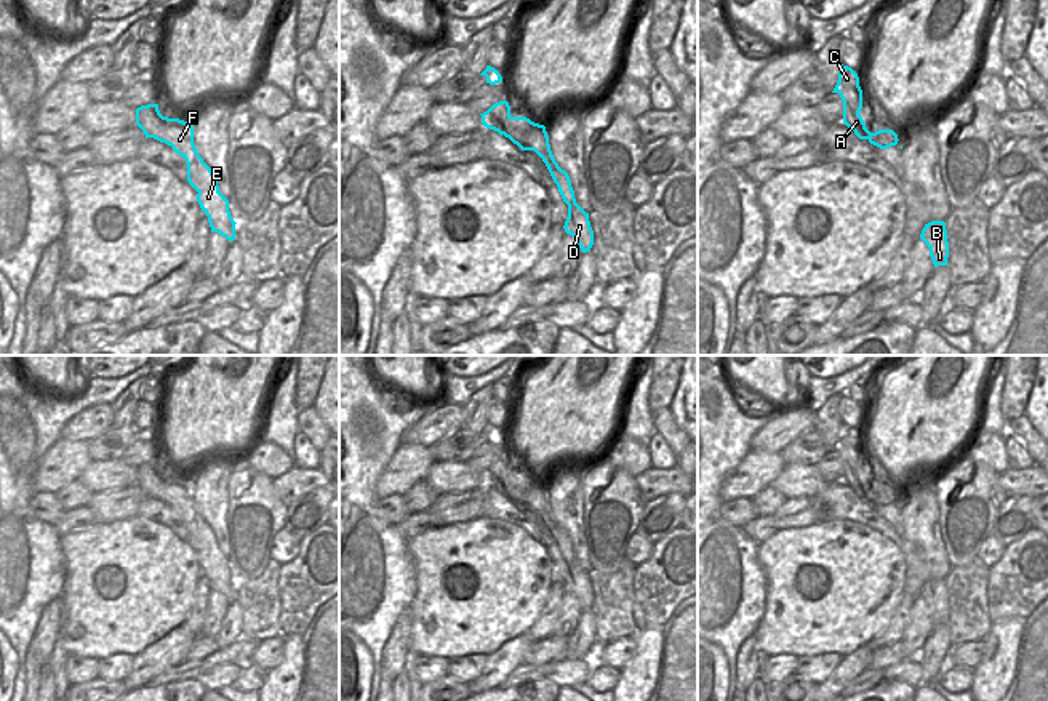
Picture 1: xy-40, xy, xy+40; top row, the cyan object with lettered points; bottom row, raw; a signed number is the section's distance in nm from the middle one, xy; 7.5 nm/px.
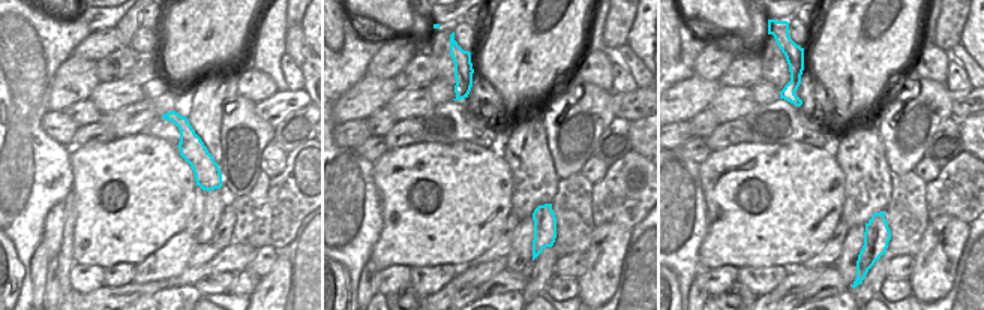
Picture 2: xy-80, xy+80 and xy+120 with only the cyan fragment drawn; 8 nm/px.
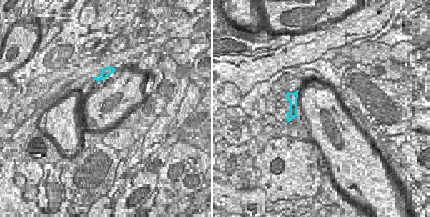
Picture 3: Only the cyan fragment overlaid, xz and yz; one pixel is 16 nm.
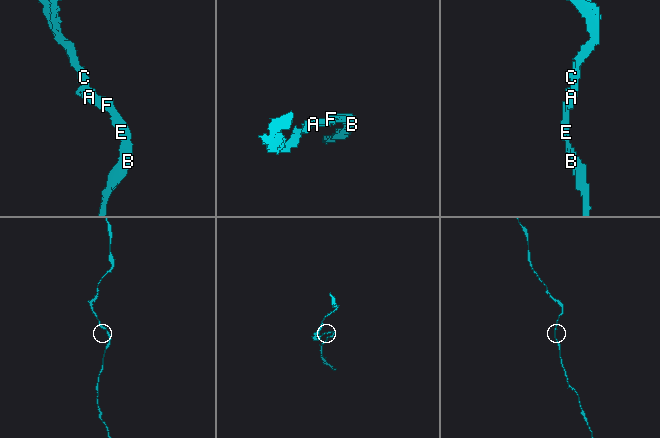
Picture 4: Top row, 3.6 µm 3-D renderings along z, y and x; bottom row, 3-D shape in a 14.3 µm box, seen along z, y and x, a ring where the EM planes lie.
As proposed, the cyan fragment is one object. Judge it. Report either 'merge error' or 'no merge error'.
no merge error

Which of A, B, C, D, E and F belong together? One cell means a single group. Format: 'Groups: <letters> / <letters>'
Groups: A B C D E F

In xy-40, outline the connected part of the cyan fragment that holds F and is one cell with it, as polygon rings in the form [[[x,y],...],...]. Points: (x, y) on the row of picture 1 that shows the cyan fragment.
[[[147,104],[136,109],[136,125],[144,131],[146,139],[154,138],[173,147],[187,163],[187,181],[198,192],[197,202],[208,216],[211,232],[227,240],[235,240],[235,221],[229,211],[229,200],[219,192],[211,168],[198,155],[194,144],[194,126],[179,118],[163,117],[158,104]]]

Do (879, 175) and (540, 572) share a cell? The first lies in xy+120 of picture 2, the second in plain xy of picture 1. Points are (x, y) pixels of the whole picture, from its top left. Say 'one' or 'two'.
two

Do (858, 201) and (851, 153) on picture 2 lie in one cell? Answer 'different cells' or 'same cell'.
same cell

